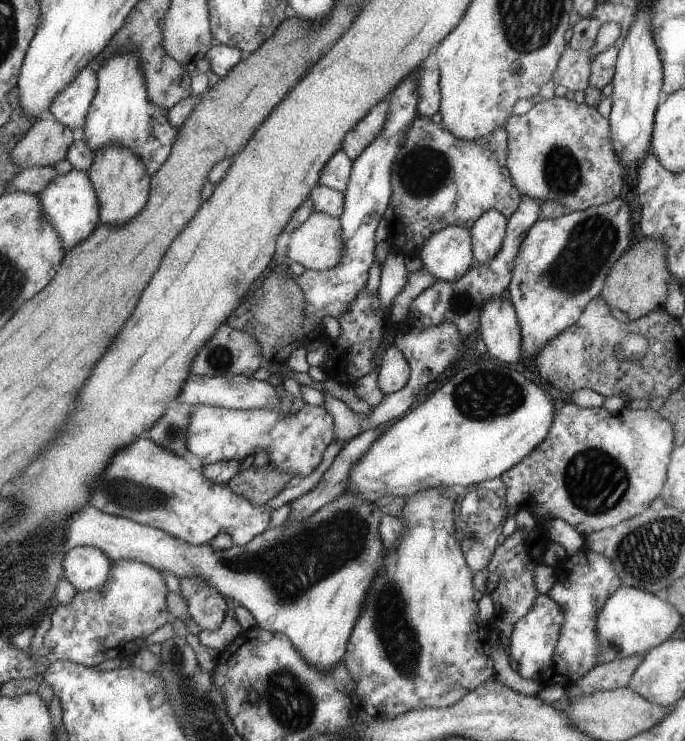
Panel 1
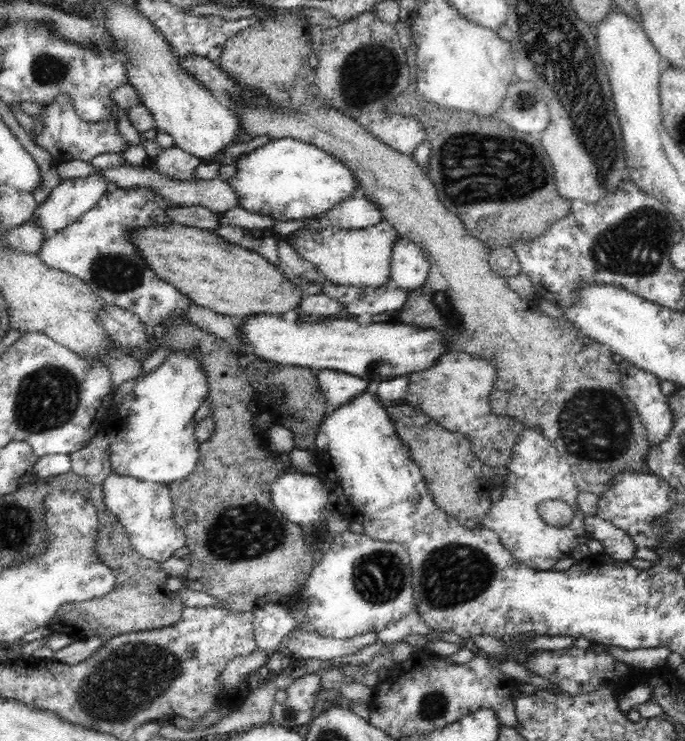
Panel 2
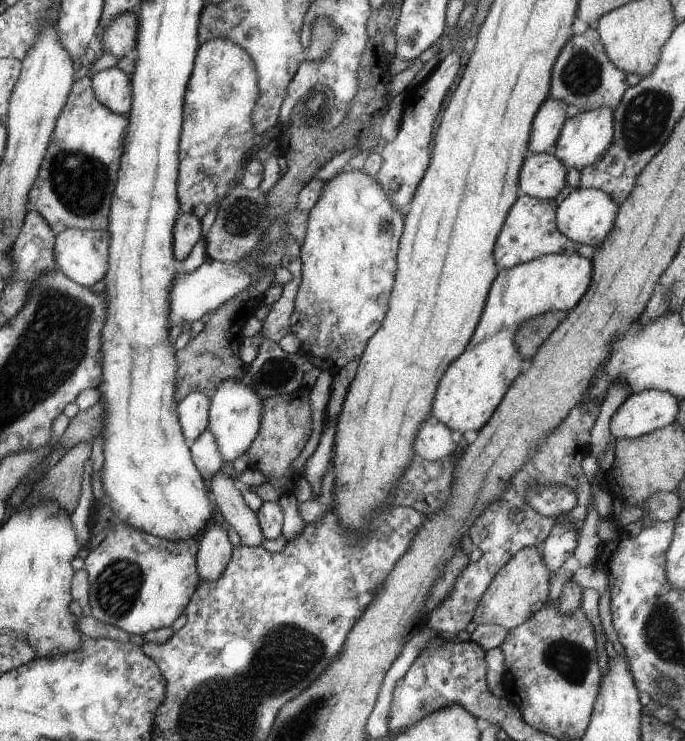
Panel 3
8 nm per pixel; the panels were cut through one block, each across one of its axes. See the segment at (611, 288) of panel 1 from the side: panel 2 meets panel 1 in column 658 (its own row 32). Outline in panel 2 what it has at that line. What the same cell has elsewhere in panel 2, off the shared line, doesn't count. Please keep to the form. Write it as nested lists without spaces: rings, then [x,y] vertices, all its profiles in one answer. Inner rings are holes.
[[[278,13],[258,20],[250,28],[242,29],[227,40],[216,63],[229,72],[238,84],[262,90],[278,106],[276,112],[267,112],[265,108],[234,104],[240,129],[252,139],[270,136],[271,140],[293,137],[294,140],[308,141],[354,170],[358,194],[377,204],[381,209],[382,220],[390,223],[399,237],[414,241],[430,263],[426,282],[416,291],[409,291],[408,300],[398,310],[398,319],[404,324],[436,328],[448,337],[449,350],[466,351],[493,364],[497,370],[497,379],[489,396],[493,412],[514,417],[526,427],[542,431],[542,435],[560,451],[561,459],[570,466],[580,491],[600,496],[622,472],[646,473],[644,456],[650,447],[646,442],[647,430],[636,412],[635,404],[622,390],[620,365],[612,361],[613,352],[604,344],[586,336],[571,322],[542,313],[533,299],[524,300],[516,294],[509,287],[507,278],[492,270],[489,263],[490,249],[478,238],[472,237],[458,215],[442,204],[427,172],[412,157],[394,151],[354,120],[324,103],[315,84],[315,69],[307,62],[313,53],[313,42],[307,26],[300,26],[302,22],[304,20],[299,20],[294,14]]]

